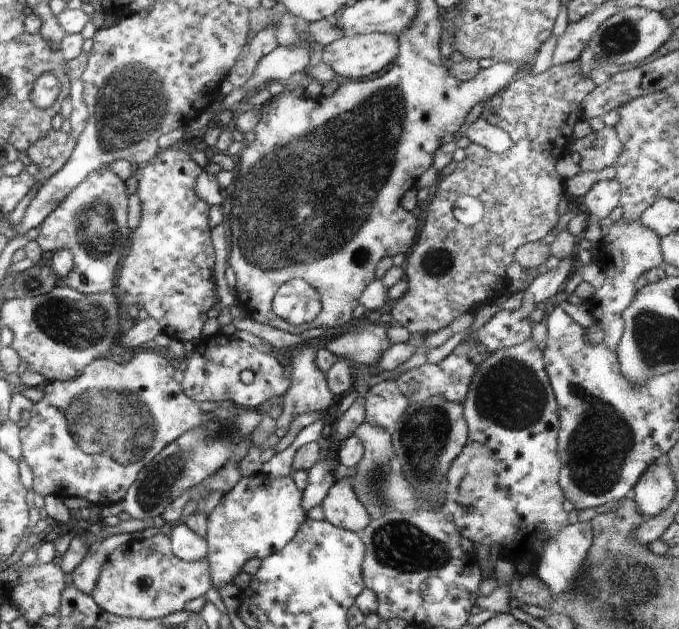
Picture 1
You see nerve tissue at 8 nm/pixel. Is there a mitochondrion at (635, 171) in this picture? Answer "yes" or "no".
no

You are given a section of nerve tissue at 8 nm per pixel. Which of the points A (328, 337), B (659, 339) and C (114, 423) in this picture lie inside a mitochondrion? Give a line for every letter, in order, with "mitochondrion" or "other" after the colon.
A: other
B: mitochondrion
C: mitochondrion

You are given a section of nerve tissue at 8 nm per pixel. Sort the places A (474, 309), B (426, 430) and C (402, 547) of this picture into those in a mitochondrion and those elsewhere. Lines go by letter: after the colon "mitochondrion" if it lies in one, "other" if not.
A: other
B: mitochondrion
C: mitochondrion

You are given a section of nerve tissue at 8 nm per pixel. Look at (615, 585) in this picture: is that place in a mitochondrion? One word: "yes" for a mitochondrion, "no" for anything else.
yes

